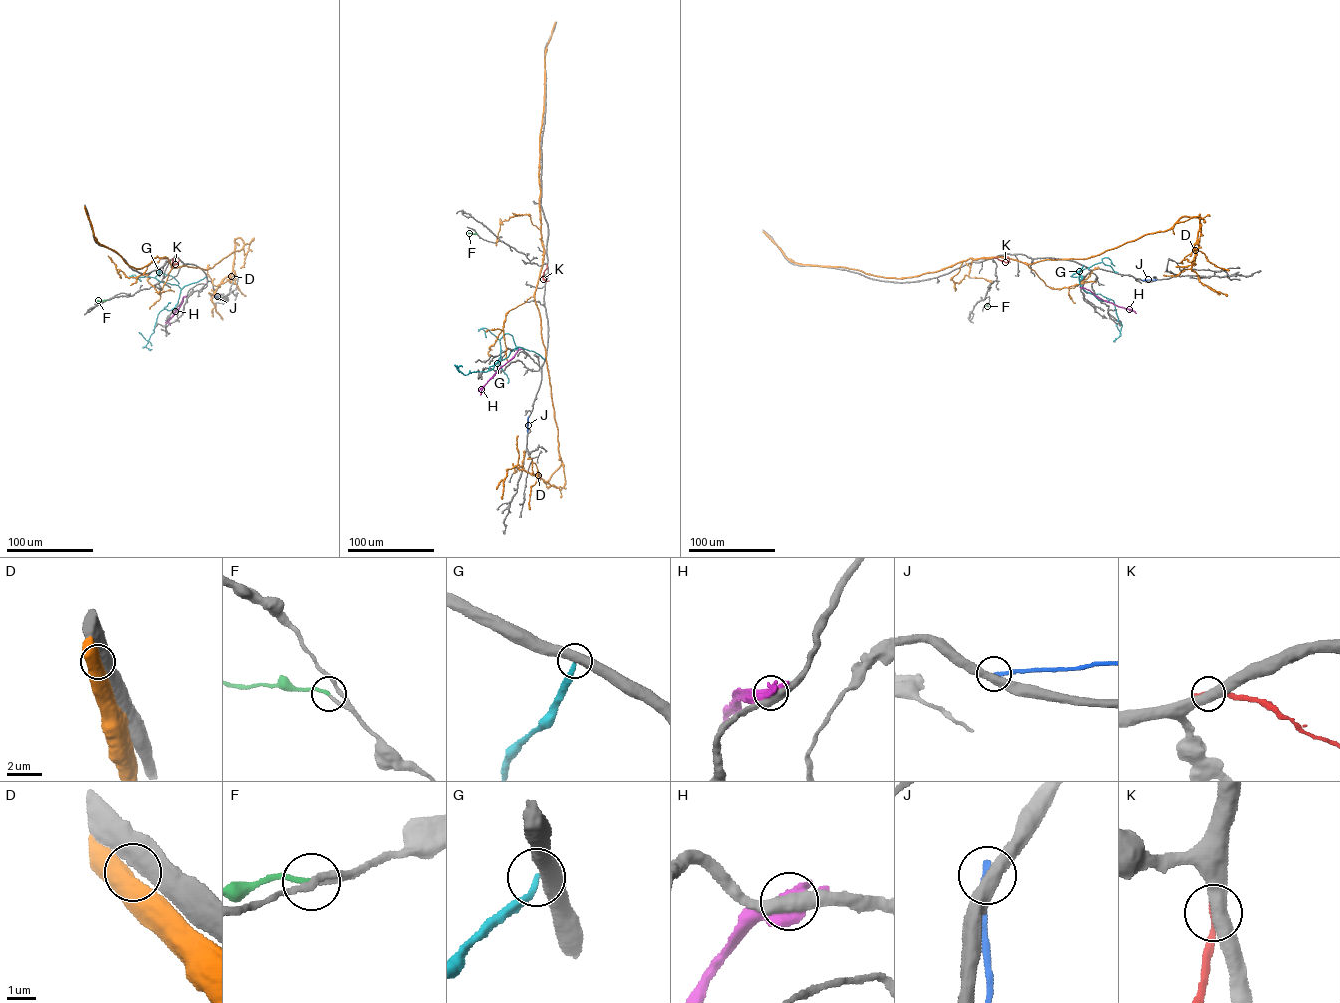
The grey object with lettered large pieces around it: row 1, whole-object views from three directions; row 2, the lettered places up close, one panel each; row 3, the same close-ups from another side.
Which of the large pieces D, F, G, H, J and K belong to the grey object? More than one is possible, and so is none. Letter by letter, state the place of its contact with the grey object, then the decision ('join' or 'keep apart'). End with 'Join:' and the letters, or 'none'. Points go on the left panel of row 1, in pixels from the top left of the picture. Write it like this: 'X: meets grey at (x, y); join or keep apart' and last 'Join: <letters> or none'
D: meets grey at (85, 207); keep apart
F: meets grey at (106, 300); join
G: meets grey at (206, 276); keep apart
H: meets grey at (185, 296); keep apart
J: meets grey at (215, 296); keep apart
K: meets grey at (172, 258); keep apart
Join: F

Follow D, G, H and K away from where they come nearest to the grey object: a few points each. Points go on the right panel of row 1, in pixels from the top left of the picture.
D: (764, 232), (797, 263), (901, 278), (970, 258), (1028, 264), (1090, 258), (1196, 217), (1191, 268), (1227, 296)
G: (1083, 265), (1079, 274), (1081, 287), (1099, 300), (1113, 300), (1122, 325), (1121, 334), (1114, 340)
H: (1080, 287), (1136, 313)
K: (994, 257), (1008, 262), (1008, 256)

